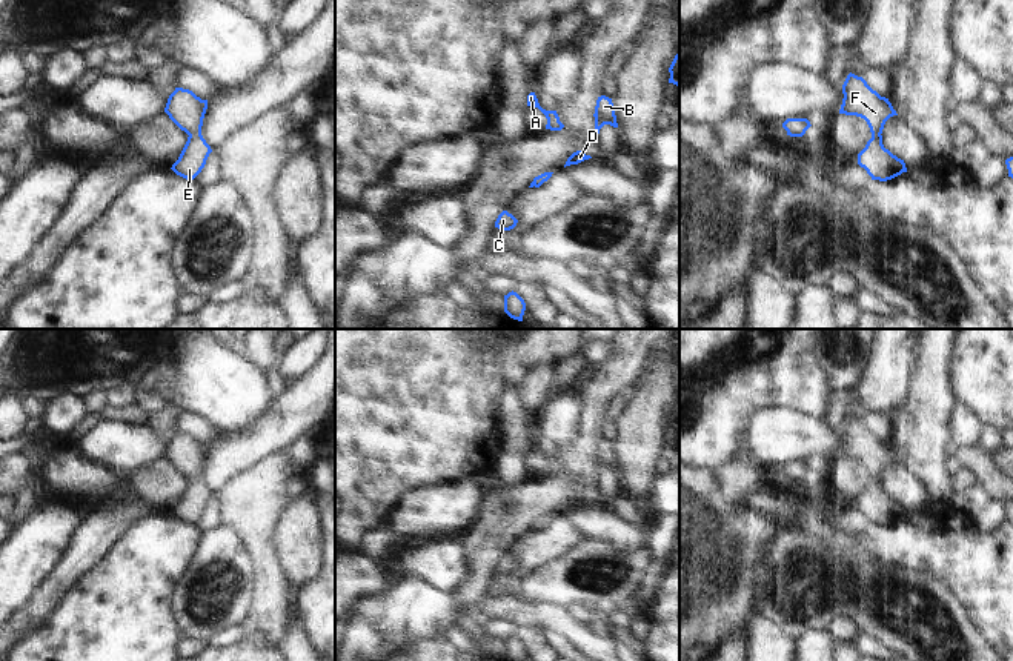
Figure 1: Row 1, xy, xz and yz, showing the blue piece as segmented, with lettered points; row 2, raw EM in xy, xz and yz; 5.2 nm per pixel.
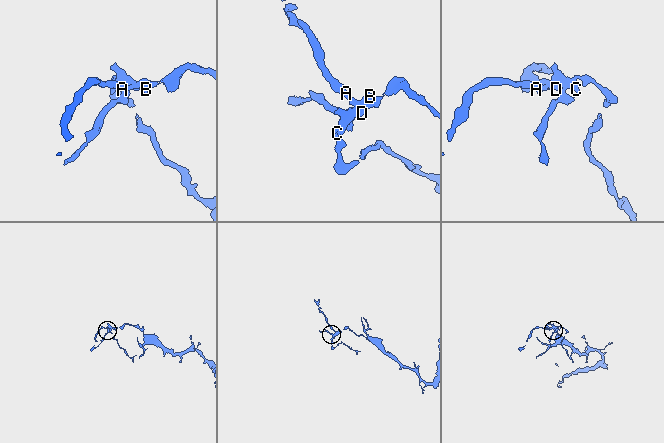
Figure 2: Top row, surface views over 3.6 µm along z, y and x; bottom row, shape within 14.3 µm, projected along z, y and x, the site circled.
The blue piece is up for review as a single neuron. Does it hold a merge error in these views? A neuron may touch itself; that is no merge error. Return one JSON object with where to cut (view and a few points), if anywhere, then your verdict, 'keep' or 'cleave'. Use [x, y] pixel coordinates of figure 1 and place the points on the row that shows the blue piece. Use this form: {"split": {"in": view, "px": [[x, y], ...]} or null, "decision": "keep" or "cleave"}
{"split": null, "decision": "keep"}

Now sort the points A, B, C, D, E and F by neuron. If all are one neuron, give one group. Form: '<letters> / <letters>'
A B C D E F

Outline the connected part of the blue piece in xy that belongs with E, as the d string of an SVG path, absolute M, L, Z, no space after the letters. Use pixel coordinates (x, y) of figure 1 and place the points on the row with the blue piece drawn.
M175 88L164 108L169 118L189 135L178 160L171 168L186 180L194 180L201 172L212 152L201 135L206 109L208 100L201 100L192 91L183 88Z

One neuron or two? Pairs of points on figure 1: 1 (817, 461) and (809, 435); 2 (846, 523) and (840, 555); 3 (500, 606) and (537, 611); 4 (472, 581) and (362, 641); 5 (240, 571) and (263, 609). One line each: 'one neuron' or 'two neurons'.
1: two neurons
2: two neurons
3: one neuron
4: two neurons
5: two neurons

